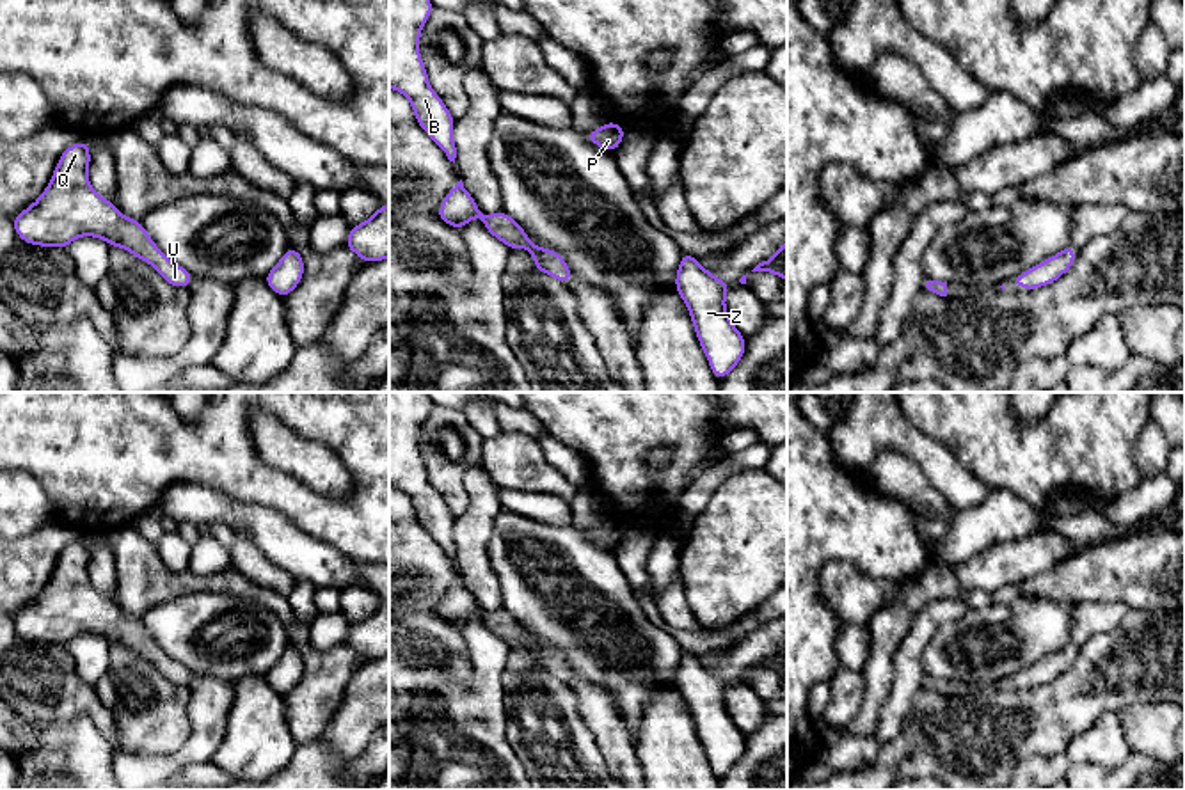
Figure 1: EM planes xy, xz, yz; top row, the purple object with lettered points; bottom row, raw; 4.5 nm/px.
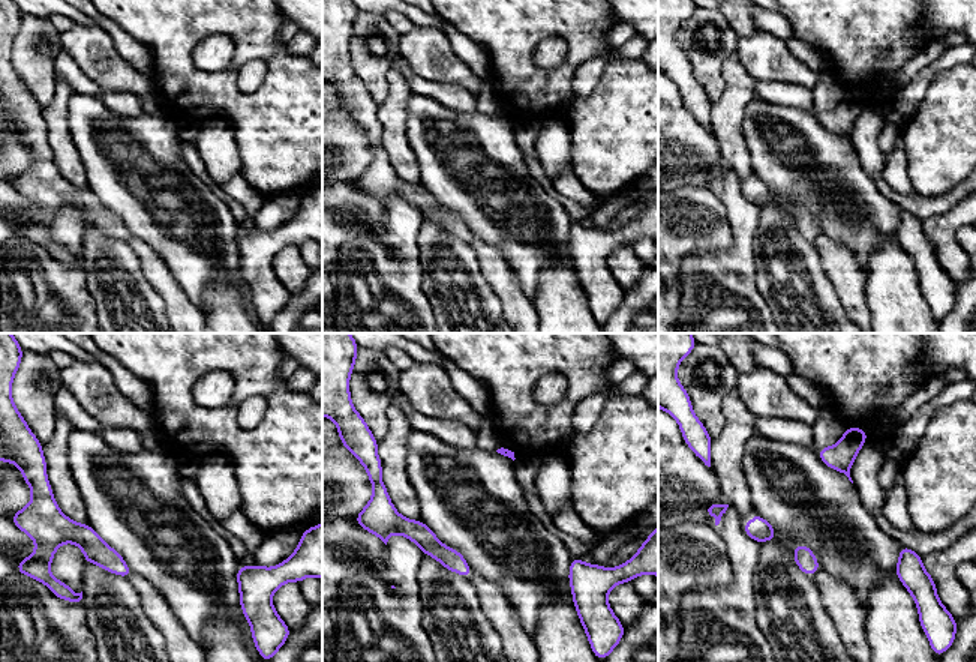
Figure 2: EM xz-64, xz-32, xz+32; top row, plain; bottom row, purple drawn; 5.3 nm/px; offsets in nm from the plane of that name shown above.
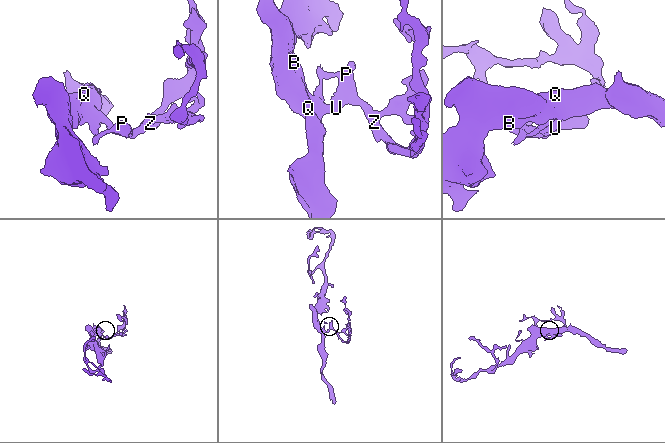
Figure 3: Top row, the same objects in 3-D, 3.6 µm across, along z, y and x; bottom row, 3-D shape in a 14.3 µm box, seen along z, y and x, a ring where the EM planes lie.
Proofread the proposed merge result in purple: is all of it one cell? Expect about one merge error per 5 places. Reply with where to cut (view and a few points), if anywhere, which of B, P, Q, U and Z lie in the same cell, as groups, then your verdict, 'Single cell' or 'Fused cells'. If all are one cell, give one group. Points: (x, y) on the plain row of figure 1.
No split. Groups: B P Q U Z. Single cell

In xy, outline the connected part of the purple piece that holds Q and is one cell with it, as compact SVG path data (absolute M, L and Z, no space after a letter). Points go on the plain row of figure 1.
M80 538L60 552L46 588L12 616L16 632L25 641L55 646L66 646L78 634L98 634L153 662L165 680L188 687L194 673L163 653L140 618L123 614L112 598L92 588L89 543Z

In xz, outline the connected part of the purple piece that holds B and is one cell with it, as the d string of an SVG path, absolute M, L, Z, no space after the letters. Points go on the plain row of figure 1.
M389 392L389 485L410 497L418 522L455 561L455 517L428 483L418 444L421 424L432 410L426 392Z

